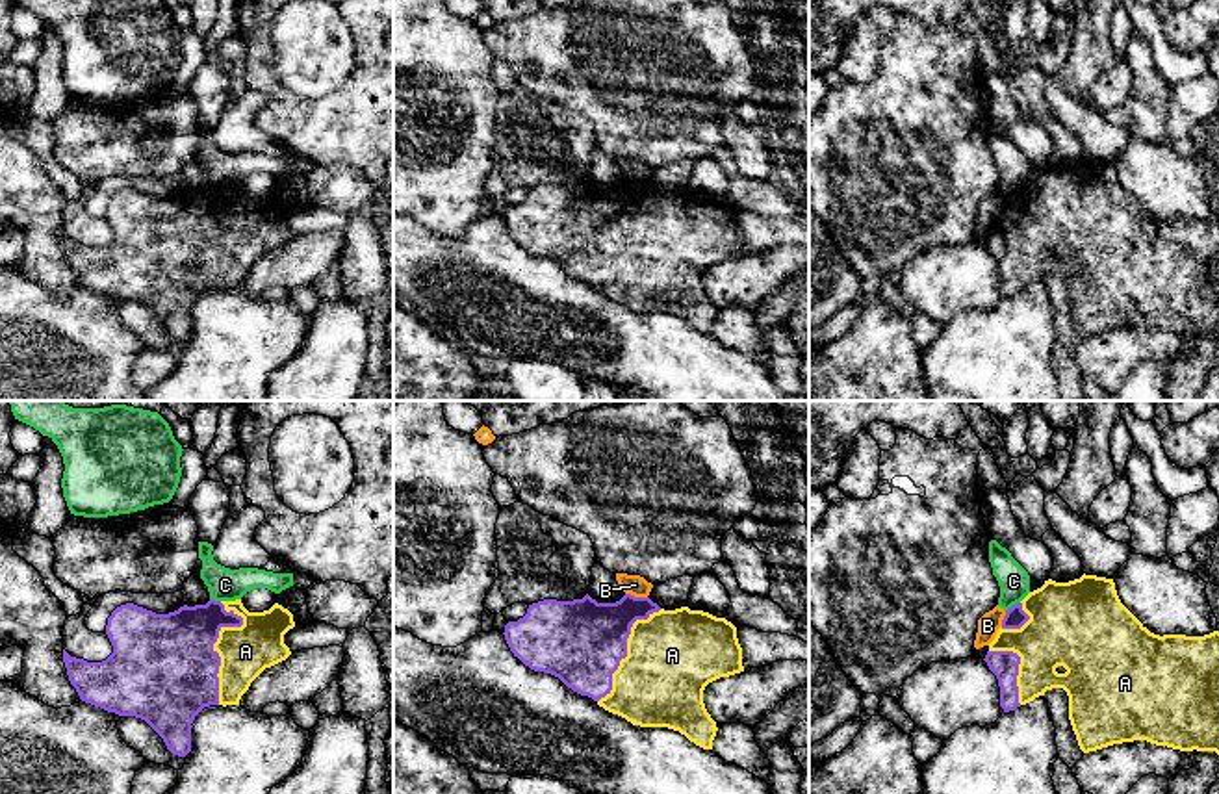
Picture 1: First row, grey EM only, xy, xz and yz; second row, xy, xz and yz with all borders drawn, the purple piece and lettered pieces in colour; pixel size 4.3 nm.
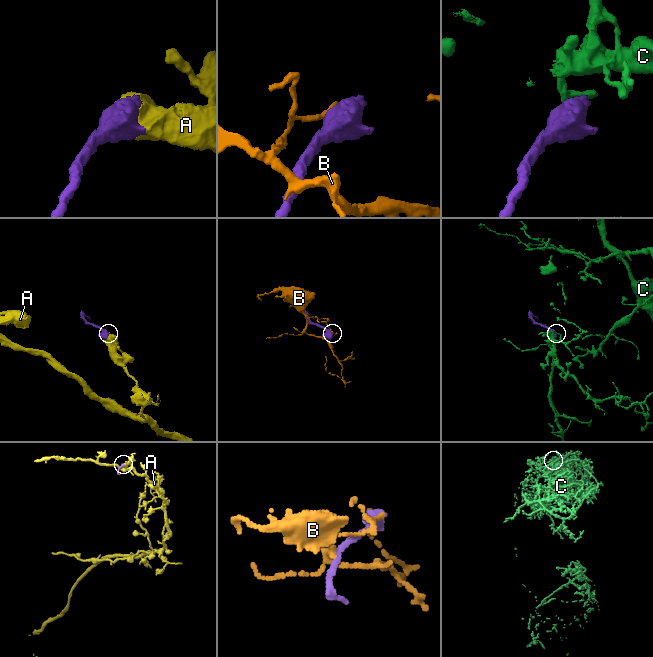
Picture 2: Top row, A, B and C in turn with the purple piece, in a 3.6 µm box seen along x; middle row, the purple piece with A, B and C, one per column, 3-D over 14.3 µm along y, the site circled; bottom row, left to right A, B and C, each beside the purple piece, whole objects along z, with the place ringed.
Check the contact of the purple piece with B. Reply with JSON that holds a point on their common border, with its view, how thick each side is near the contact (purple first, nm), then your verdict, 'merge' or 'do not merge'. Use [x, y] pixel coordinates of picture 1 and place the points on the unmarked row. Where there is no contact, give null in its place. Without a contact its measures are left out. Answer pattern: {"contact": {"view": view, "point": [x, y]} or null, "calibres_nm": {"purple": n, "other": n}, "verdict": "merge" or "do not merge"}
{"contact": {"view": "xz", "point": [637, 182]}, "calibres_nm": {"purple": 300, "other": 90}, "verdict": "do not merge"}

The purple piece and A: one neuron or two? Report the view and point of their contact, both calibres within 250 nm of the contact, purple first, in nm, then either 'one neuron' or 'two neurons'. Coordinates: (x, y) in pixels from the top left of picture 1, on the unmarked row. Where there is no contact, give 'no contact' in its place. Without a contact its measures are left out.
xy (216, 225) | 440/220 nm | one neuron

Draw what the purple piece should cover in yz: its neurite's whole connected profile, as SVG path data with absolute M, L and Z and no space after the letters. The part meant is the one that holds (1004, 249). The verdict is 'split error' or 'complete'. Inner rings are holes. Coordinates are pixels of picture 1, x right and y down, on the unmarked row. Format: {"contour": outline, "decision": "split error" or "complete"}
{"contour": "M1082 160L1069 167L1052 163L1006 195L1002 211L983 243L996 260L1004 297L1063 273L1069 304L1084 338L1113 328L1147 325L1180 336L1219 339L1219 215L1204 221L1154 219L1119 184L1113 163Z", "decision": "split error"}

